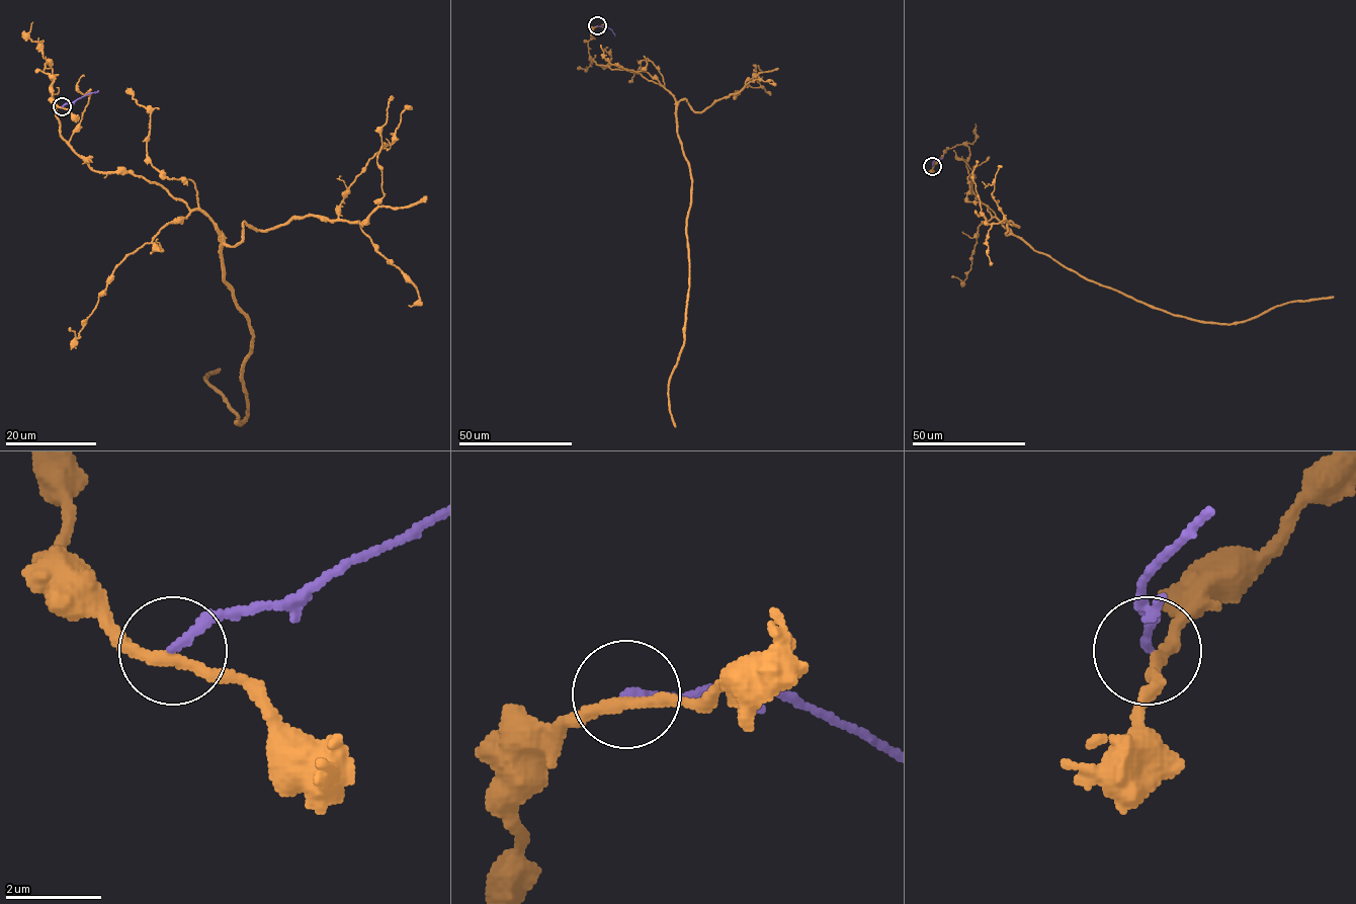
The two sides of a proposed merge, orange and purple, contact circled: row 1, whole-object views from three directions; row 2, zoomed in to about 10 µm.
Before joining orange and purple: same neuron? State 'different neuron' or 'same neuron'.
different neuron

